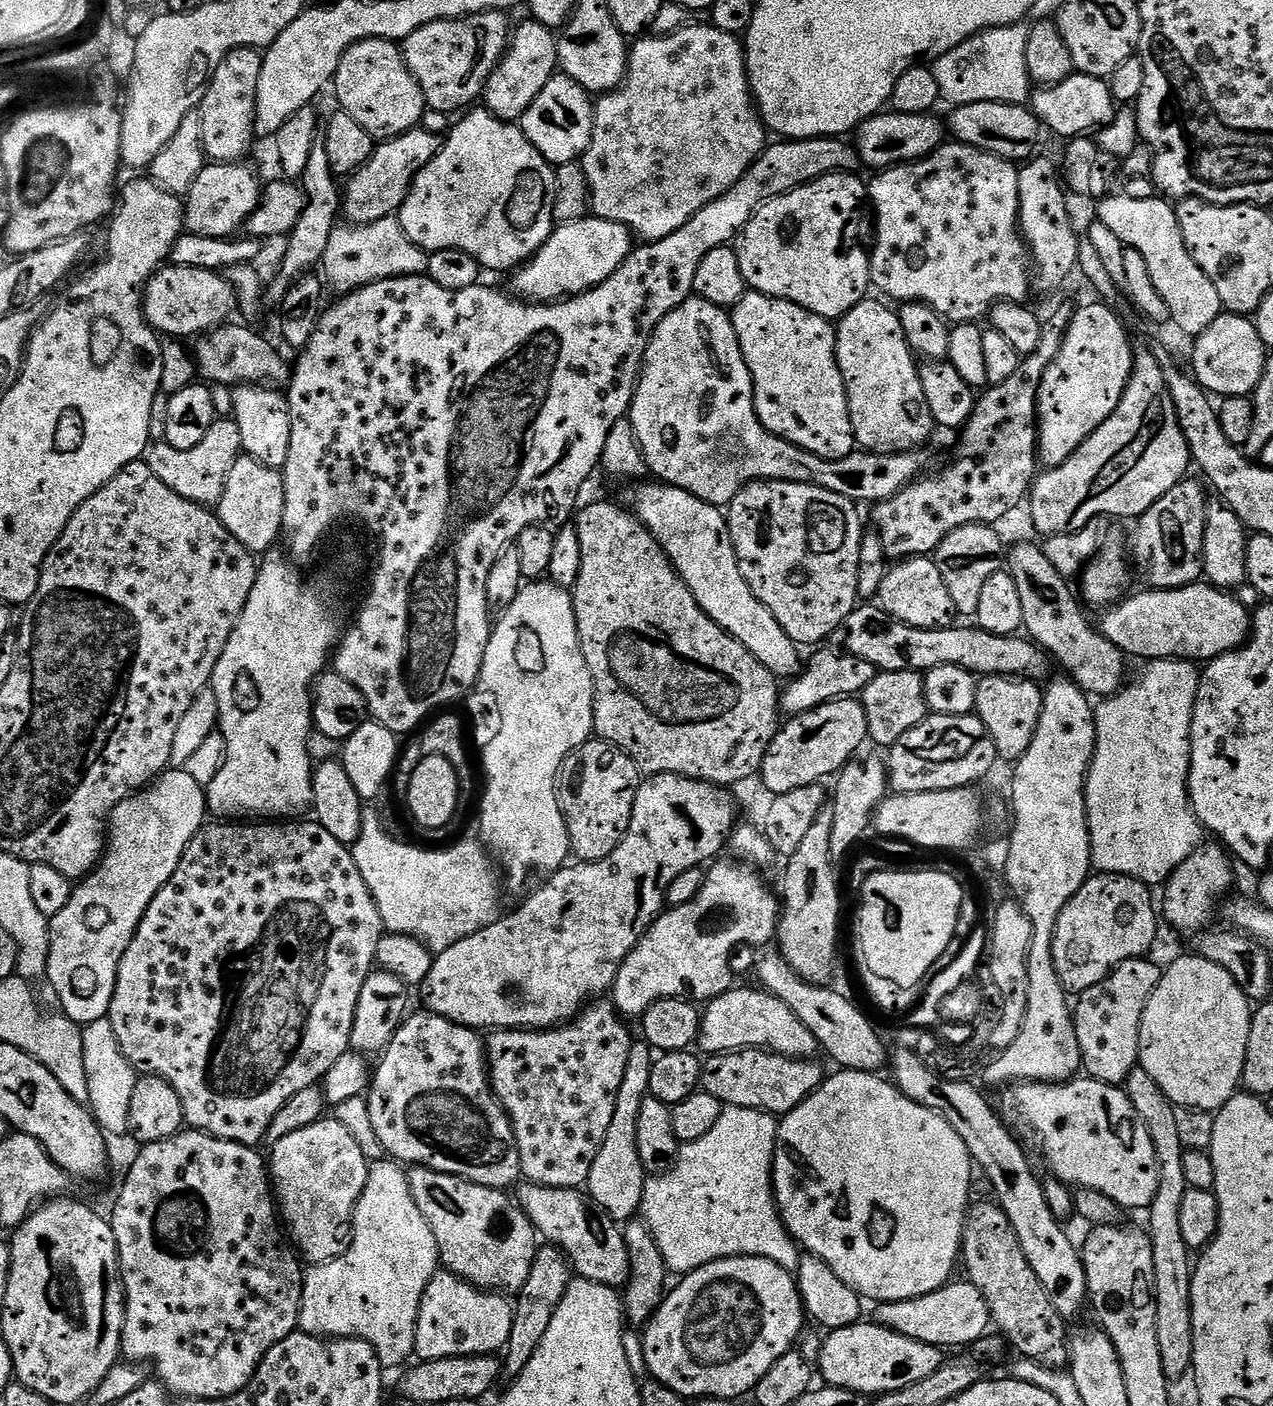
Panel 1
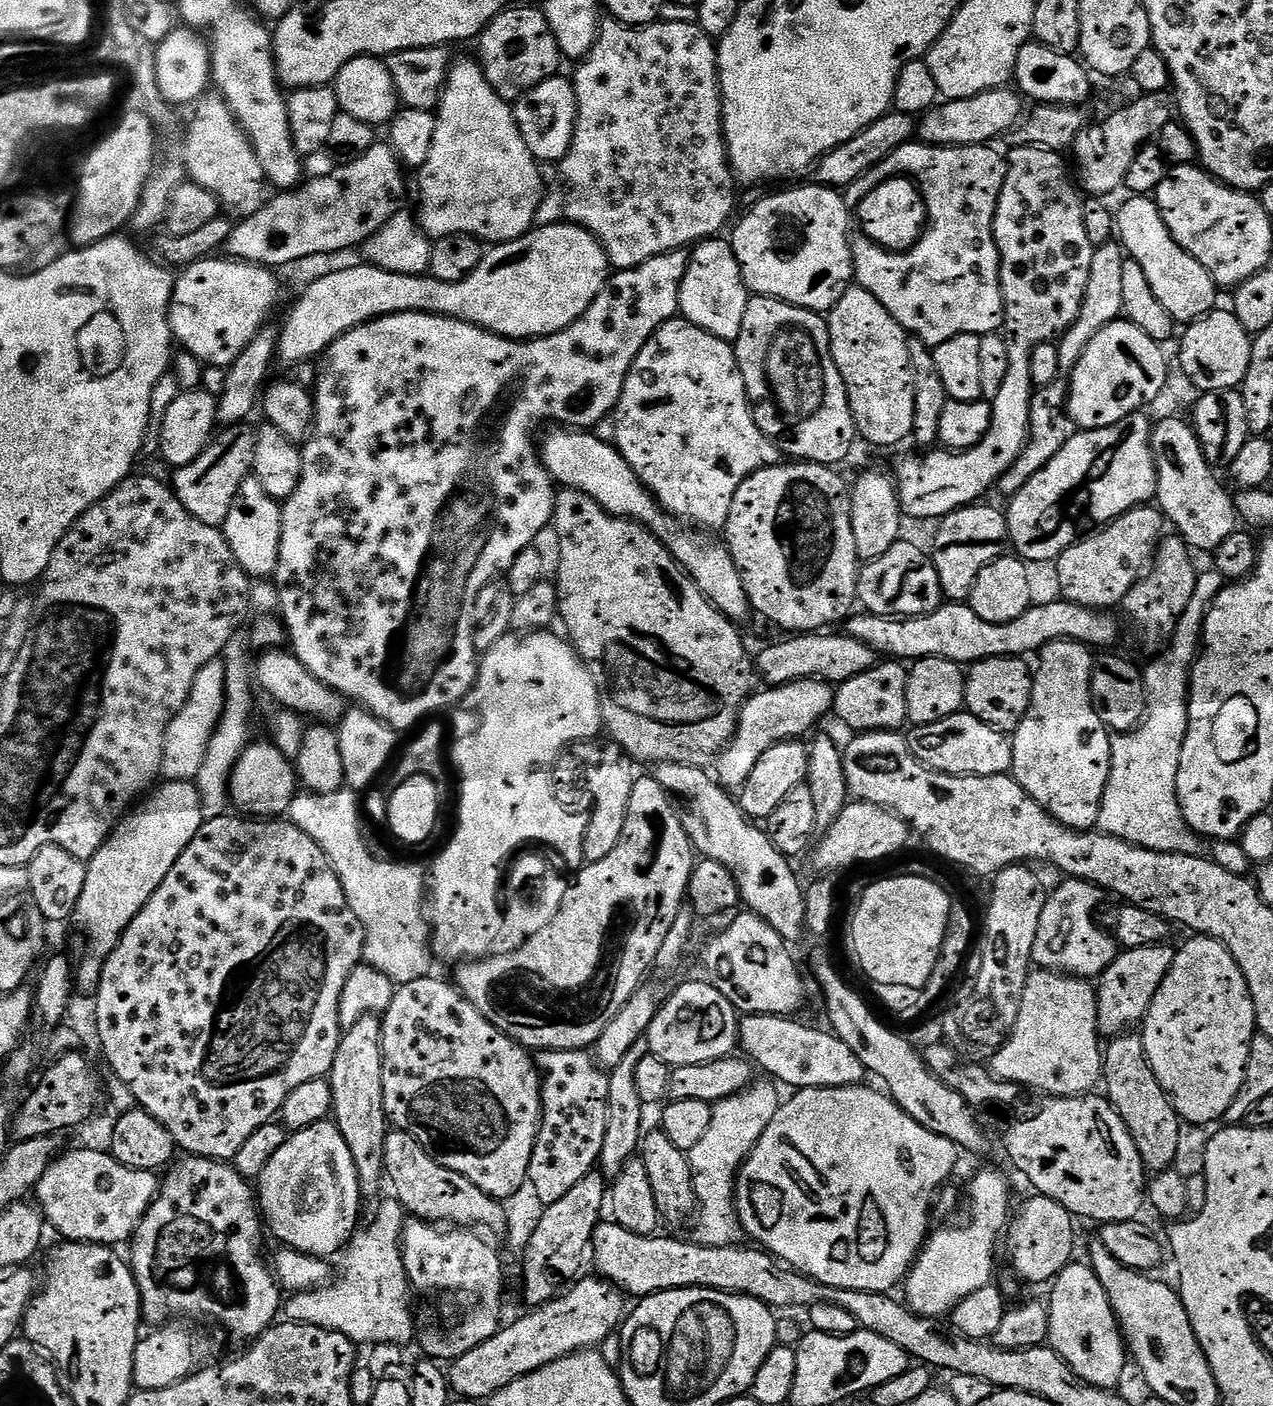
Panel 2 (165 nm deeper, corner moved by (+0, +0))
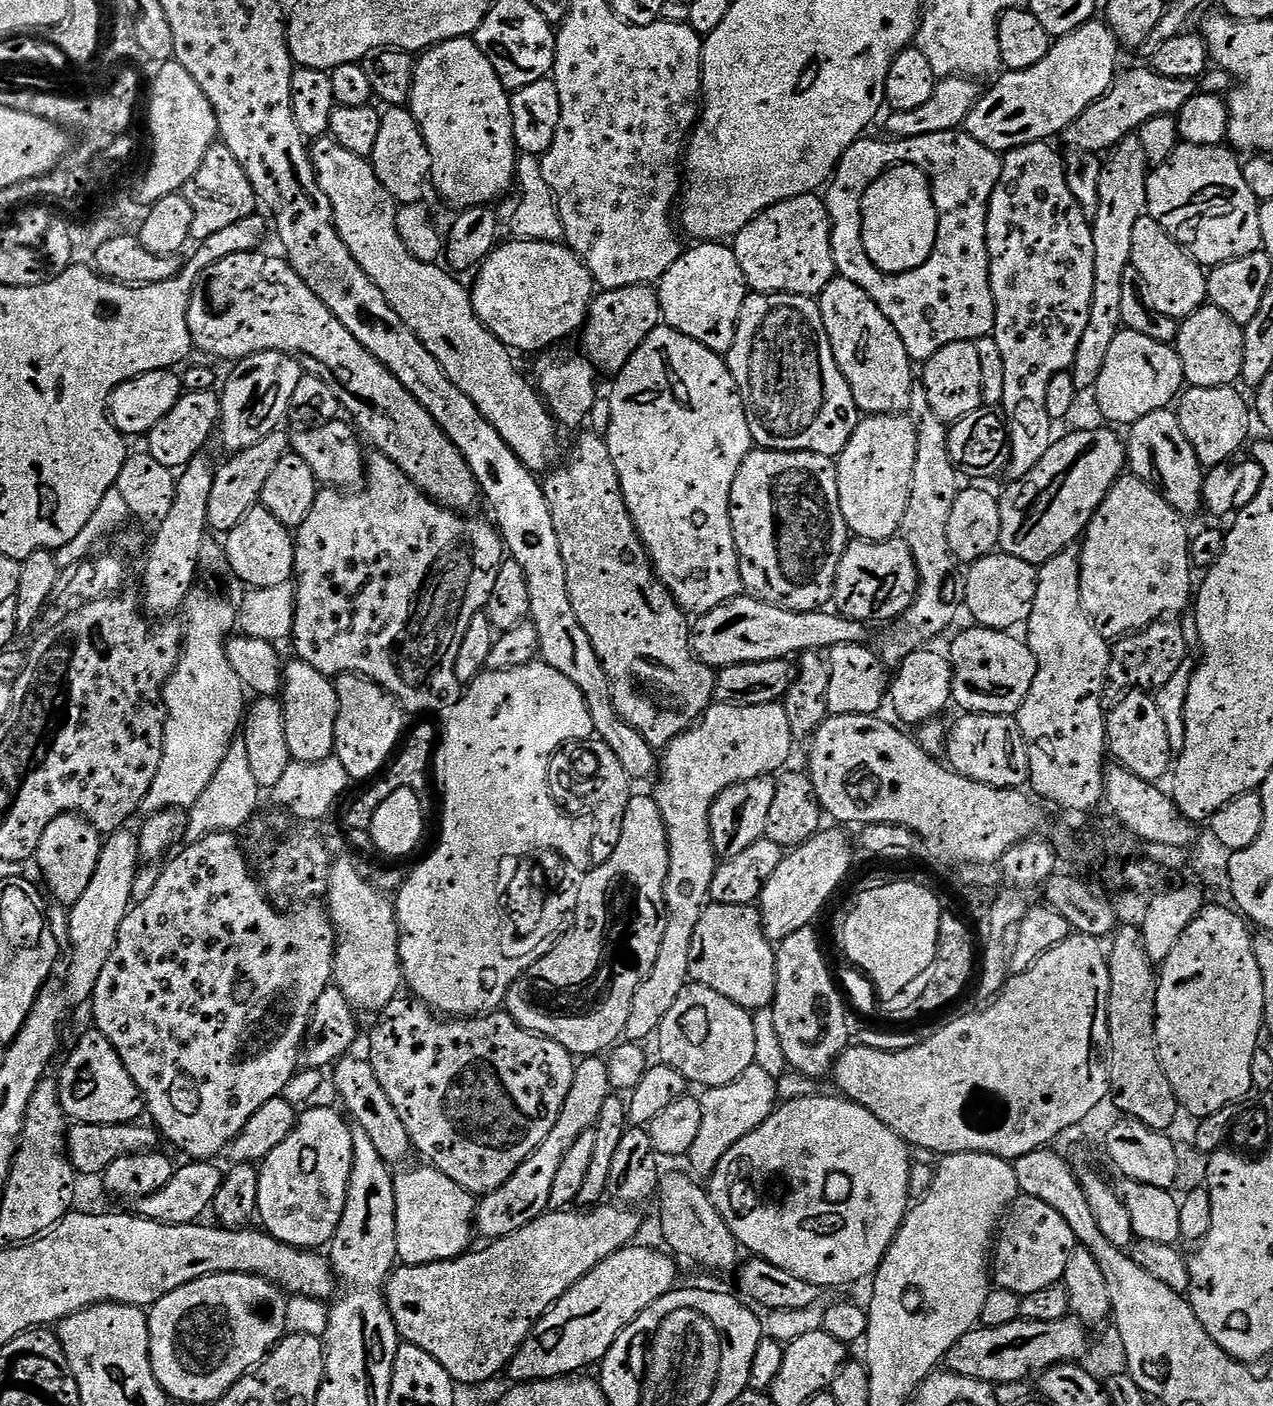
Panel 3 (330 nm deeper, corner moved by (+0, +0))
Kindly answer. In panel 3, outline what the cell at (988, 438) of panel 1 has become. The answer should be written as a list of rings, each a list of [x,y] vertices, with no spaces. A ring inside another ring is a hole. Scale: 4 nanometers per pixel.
[[[1139,135],[1126,137],[1107,153],[1098,178],[1098,214],[1090,222],[1094,238],[1094,298],[1090,306],[1090,322],[1082,342],[1078,344],[1078,354],[1071,366],[1071,374],[1077,385],[1095,385],[1106,354],[1114,338],[1122,331],[1122,274],[1132,262],[1134,246],[1134,222],[1146,214],[1148,199],[1146,186],[1150,165],[1146,150],[1142,150]]]

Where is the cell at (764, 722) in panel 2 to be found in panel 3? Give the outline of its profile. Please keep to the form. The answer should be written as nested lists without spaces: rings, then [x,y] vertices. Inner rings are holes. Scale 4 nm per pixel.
[[[777,702],[775,704],[763,704],[762,706],[738,706],[737,708],[729,704],[713,703],[712,707],[700,717],[695,727],[683,732],[677,740],[673,740],[663,753],[662,776],[664,772],[664,780],[657,779],[655,781],[655,784],[657,784],[656,792],[654,791],[654,799],[658,810],[662,814],[662,822],[666,826],[666,838],[668,839],[668,877],[666,878],[666,886],[664,887],[664,907],[666,909],[664,933],[662,934],[662,946],[658,950],[658,958],[654,961],[654,970],[650,970],[650,974],[642,982],[642,986],[638,986],[638,990],[634,990],[634,1002],[630,1002],[630,1018],[626,1018],[626,1030],[623,1034],[625,1041],[644,1042],[647,1041],[647,1036],[655,1037],[662,1026],[662,1018],[666,1018],[666,1014],[670,1014],[670,1006],[674,1006],[678,994],[682,994],[682,990],[688,987],[690,983],[688,979],[688,971],[690,970],[690,942],[694,942],[694,929],[698,927],[698,922],[702,919],[704,909],[709,903],[710,882],[714,882],[714,870],[718,863],[718,857],[714,850],[714,842],[710,838],[710,810],[714,806],[716,797],[722,794],[722,790],[726,790],[735,784],[746,782],[750,778],[779,773],[787,765],[784,763],[792,756],[792,743],[794,743],[794,737],[790,730],[790,721],[786,718],[786,710],[784,709],[783,703]]]

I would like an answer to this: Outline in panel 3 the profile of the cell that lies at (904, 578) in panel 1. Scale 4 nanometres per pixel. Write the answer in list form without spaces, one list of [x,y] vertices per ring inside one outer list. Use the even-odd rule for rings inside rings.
[[[903,538],[890,540],[861,540],[853,539],[842,554],[842,562],[836,575],[836,591],[834,593],[834,608],[840,615],[851,620],[872,622],[876,620],[895,621],[904,615],[906,609],[916,601],[918,590],[918,570],[914,558],[910,554],[910,546],[906,546]]]

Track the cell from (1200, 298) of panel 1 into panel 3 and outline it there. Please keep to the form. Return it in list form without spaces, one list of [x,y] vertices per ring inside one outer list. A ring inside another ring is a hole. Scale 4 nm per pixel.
[[[1145,214],[1142,218],[1138,218],[1138,222],[1134,222],[1131,267],[1136,268],[1138,274],[1142,274],[1146,299],[1156,316],[1168,316],[1171,320],[1182,322],[1199,308],[1205,307],[1208,298],[1208,278],[1205,269],[1180,247],[1180,243],[1169,232],[1162,230],[1162,226],[1154,222],[1154,218],[1150,215]]]

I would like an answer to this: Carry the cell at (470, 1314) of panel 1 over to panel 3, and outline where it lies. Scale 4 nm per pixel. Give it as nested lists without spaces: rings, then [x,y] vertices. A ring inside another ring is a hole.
[[[408,1168],[395,1177],[396,1254],[401,1265],[454,1260],[469,1251],[474,1237],[477,1197],[437,1168]]]

